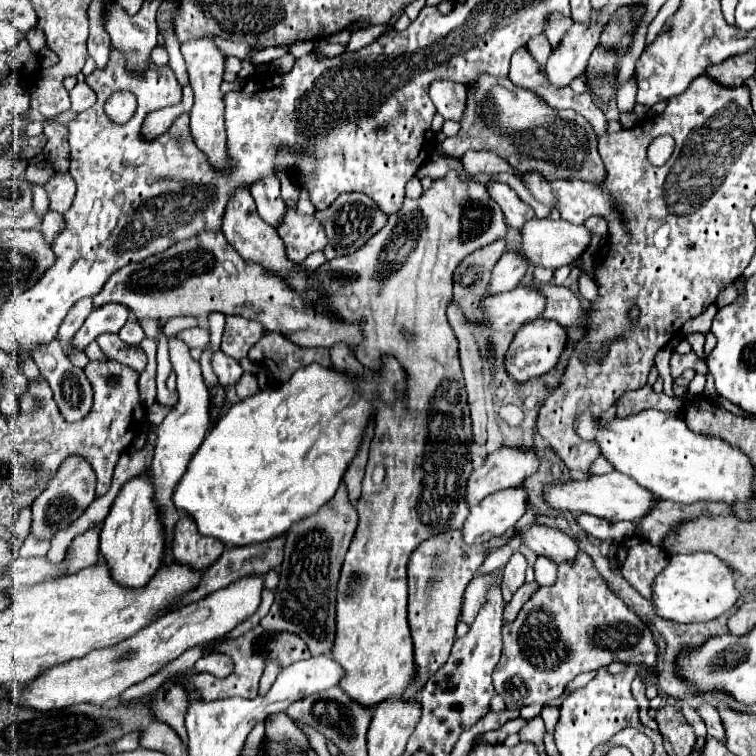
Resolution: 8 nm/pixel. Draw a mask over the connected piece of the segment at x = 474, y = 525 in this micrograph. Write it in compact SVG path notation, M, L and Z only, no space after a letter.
M522 486L500 490L470 508L470 516L462 526L466 544L484 544L494 536L502 536L526 512L526 490Z

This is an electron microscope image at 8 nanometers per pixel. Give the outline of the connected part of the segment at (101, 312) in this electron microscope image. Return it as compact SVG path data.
M104 304L88 316L88 320L82 324L82 328L76 332L76 336L68 342L68 346L76 352L84 352L86 346L104 332L120 332L120 328L130 318L130 312L122 304Z

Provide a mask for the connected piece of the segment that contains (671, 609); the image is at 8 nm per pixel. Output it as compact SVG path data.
M708 552L670 556L670 564L656 576L652 582L652 604L660 618L672 620L678 624L708 622L722 612L728 612L740 598L738 588L734 586L734 572L724 566L720 558Z

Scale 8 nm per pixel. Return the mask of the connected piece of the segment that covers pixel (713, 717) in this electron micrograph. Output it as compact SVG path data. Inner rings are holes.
M704 704L704 706L700 706L700 716L702 716L702 720L706 722L706 726L708 726L708 734L710 736L714 736L716 740L720 740L720 742L724 742L724 724L722 724L722 718L720 718L720 714L718 714L718 710L714 710L712 706L708 706L708 704Z

